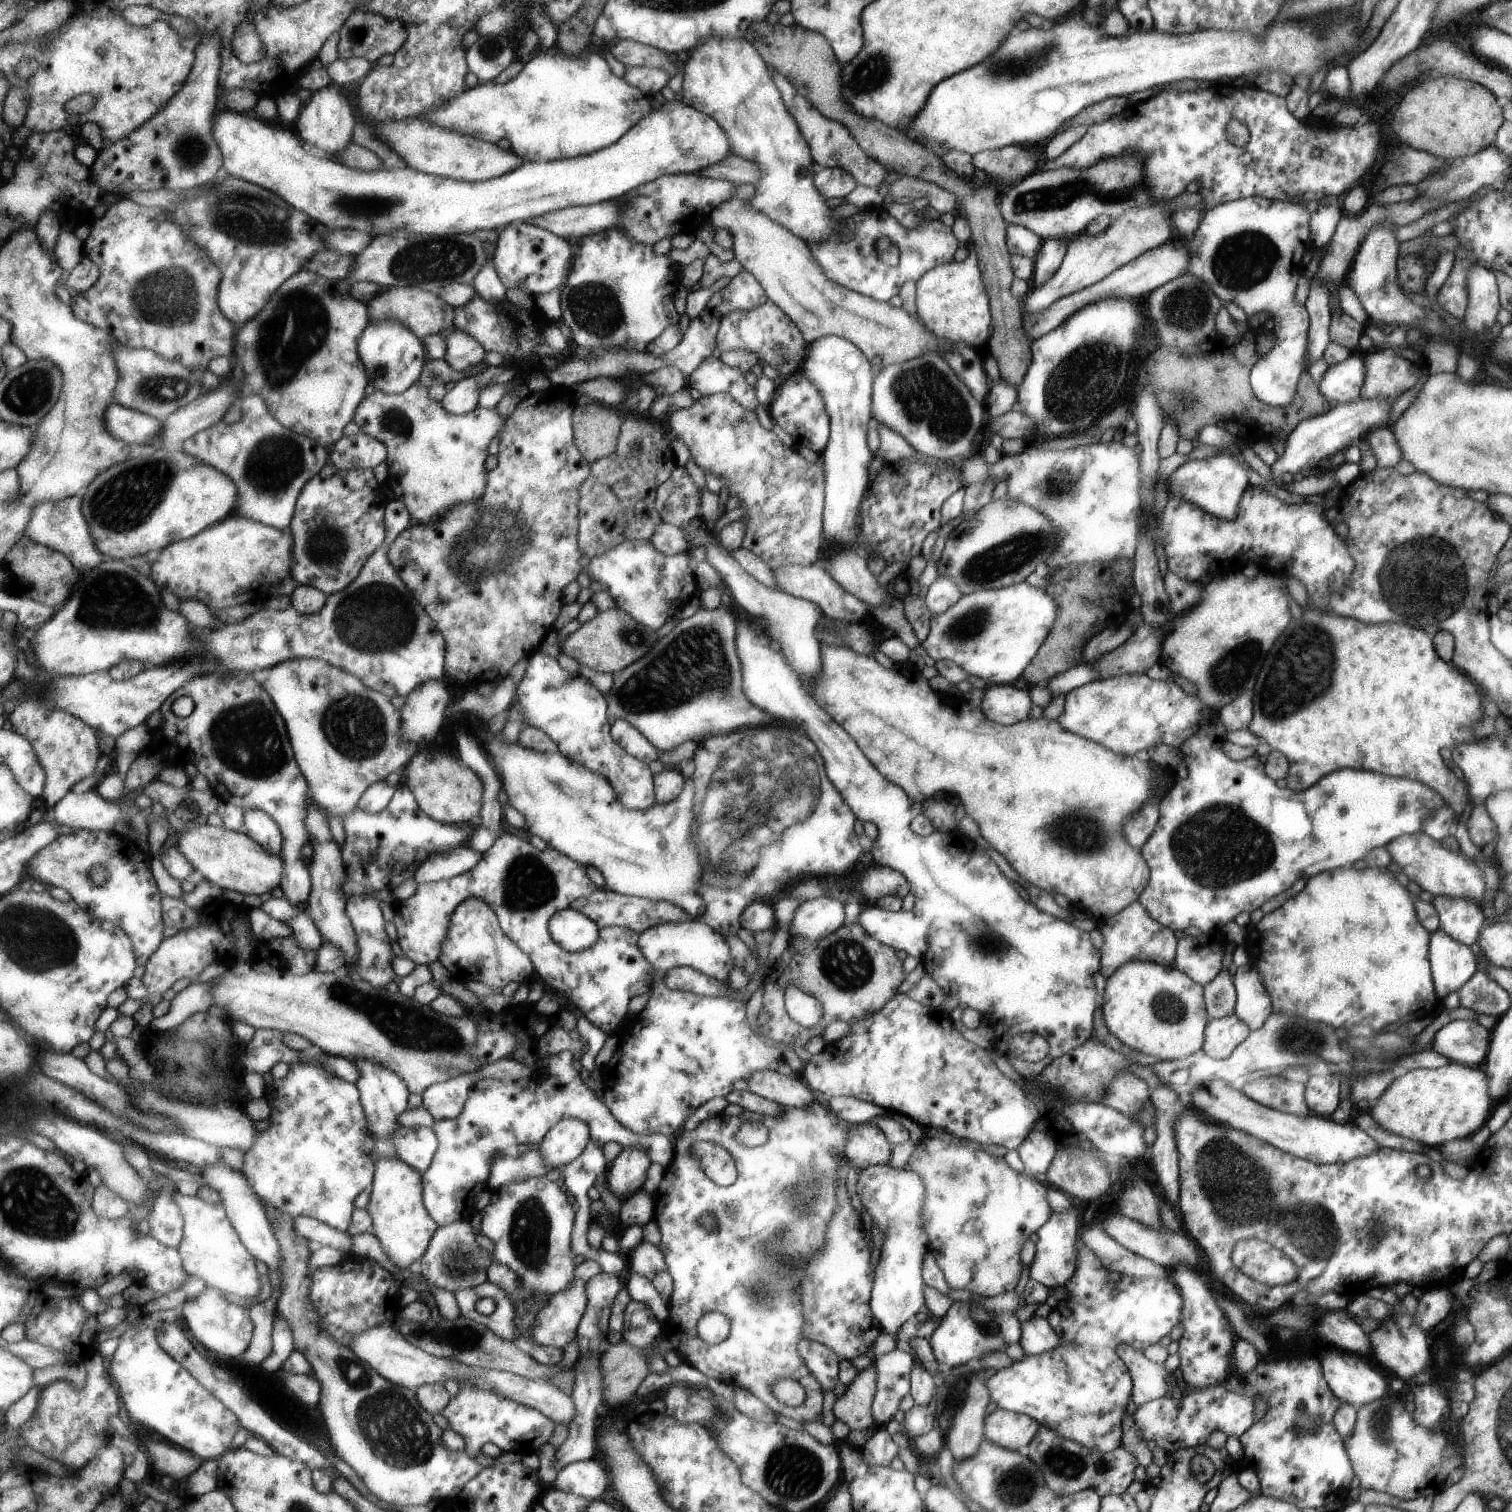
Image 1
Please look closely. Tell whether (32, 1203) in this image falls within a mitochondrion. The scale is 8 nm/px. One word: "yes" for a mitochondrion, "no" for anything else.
yes

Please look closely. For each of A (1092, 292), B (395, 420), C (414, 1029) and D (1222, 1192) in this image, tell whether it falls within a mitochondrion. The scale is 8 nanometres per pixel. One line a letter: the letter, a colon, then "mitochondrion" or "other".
A: other
B: mitochondrion
C: mitochondrion
D: mitochondrion

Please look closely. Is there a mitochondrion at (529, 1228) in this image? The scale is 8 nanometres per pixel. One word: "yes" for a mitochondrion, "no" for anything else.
yes

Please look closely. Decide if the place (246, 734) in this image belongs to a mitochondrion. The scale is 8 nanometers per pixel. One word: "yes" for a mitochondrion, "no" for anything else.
yes

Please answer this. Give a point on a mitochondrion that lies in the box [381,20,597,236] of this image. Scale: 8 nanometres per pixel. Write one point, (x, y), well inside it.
(487, 51)

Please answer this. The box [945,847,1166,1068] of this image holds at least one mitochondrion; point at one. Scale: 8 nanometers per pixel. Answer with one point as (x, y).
(989, 944)

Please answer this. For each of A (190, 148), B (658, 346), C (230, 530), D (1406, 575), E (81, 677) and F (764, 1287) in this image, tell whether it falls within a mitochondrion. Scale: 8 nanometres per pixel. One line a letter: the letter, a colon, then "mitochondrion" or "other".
A: mitochondrion
B: other
C: other
D: mitochondrion
E: other
F: mitochondrion

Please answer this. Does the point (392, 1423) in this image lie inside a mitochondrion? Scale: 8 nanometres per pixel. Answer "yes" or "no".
yes

